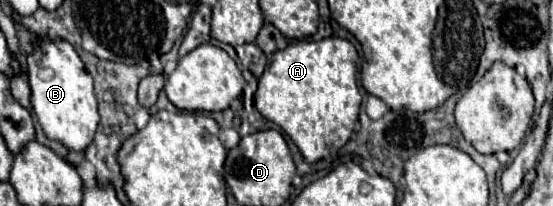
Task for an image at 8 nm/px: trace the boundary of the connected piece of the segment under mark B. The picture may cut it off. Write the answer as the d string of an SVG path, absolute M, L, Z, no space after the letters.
M40 38L40 44L36 44L32 56L28 56L28 78L32 88L32 108L44 134L50 140L64 144L68 150L84 152L94 140L100 116L96 110L92 76L84 70L72 44L66 40Z

